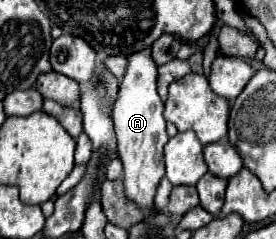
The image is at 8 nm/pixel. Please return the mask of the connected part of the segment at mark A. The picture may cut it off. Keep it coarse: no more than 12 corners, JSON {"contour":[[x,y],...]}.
{"contour":[[128,58],[114,104],[124,196],[150,208],[168,142],[156,64]]}

